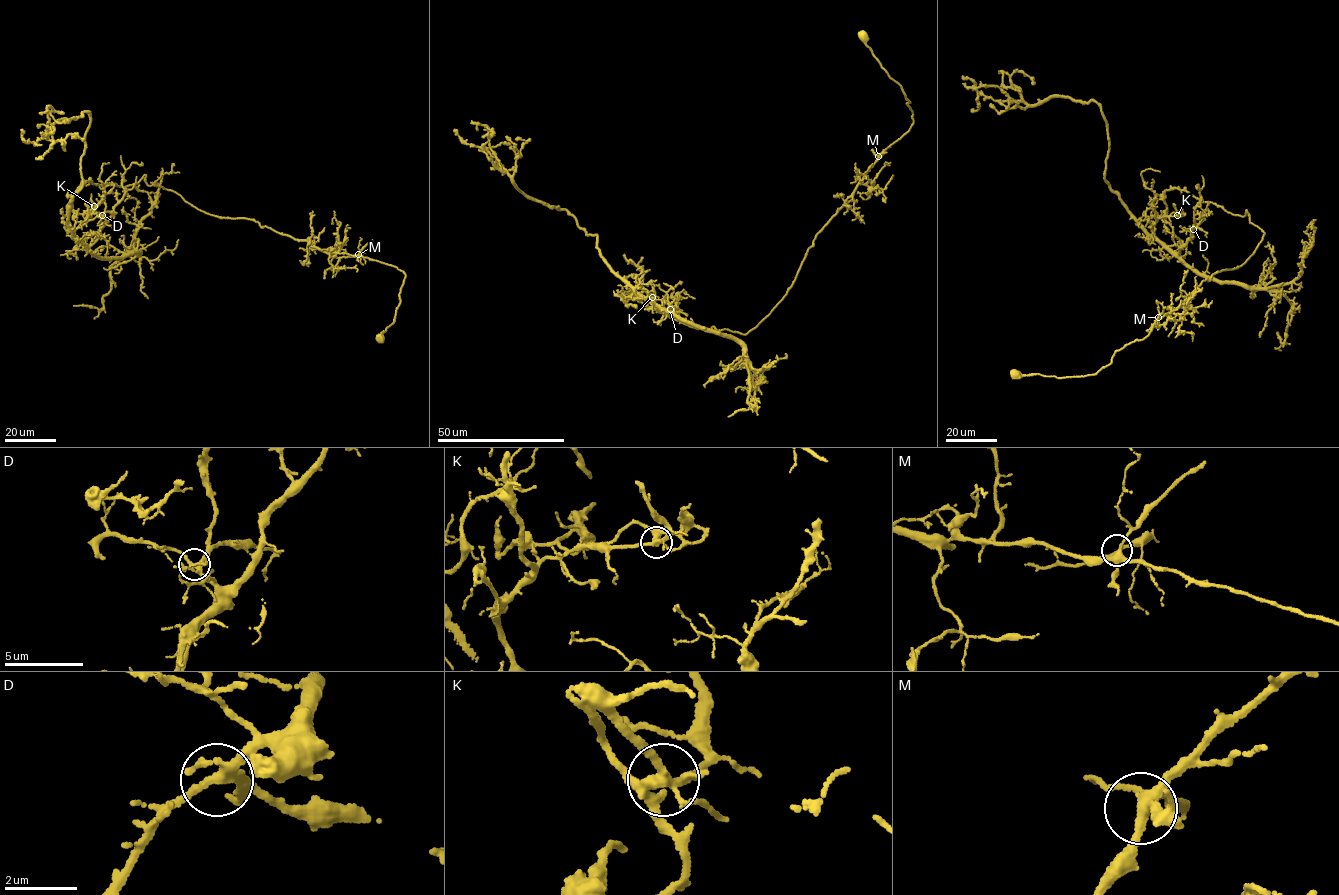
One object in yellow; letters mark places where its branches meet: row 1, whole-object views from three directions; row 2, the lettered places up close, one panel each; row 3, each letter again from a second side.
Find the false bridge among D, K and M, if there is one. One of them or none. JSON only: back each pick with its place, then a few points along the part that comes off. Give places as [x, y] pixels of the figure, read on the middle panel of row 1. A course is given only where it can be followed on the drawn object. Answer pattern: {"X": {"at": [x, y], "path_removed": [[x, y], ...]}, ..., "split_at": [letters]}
{"K": {"at": [652, 297], "path_removed": [[652, 297], [622, 295], [742, 334], [781, 299], [816, 234], [913, 123], [861, 31]]}, "split_at": ["K"]}

